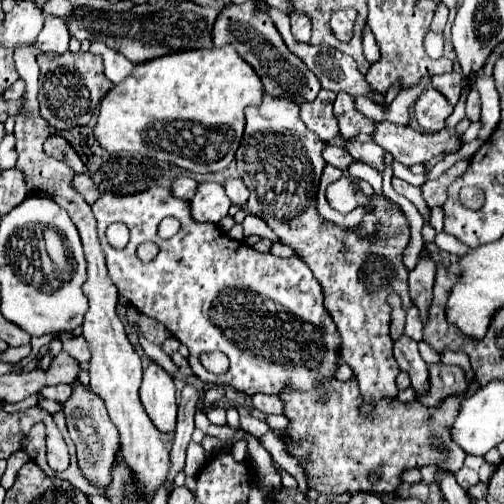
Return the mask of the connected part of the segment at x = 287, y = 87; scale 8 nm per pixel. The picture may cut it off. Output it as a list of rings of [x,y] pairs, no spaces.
[[[245,2],[239,6],[229,4],[225,10],[219,12],[217,22],[213,26],[213,44],[221,46],[221,42],[235,46],[241,58],[245,58],[245,62],[249,62],[253,70],[257,70],[257,76],[261,78],[265,92],[271,96],[289,98],[295,104],[303,104],[311,102],[321,90],[317,76],[311,70],[307,70],[301,58],[287,50],[271,18],[267,14],[257,14],[257,6],[253,2]]]

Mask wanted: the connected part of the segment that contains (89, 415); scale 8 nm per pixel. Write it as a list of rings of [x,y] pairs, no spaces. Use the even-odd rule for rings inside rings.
[[[75,380],[73,394],[63,404],[63,414],[65,414],[65,420],[67,420],[71,440],[77,448],[77,464],[79,464],[81,474],[85,474],[85,480],[91,482],[93,486],[109,488],[113,462],[115,462],[115,456],[119,452],[119,434],[117,434],[117,428],[113,426],[113,422],[107,416],[103,400],[97,394],[87,392],[85,386]]]

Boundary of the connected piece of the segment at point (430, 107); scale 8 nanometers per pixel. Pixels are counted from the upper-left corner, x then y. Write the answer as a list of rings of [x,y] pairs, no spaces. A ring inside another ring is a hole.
[[[429,86],[415,100],[413,112],[423,130],[437,132],[437,130],[445,128],[445,120],[453,114],[453,106],[447,102],[447,98],[441,92],[437,92],[435,88]]]

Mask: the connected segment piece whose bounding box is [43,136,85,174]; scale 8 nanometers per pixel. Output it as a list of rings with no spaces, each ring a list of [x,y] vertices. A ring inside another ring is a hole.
[[[49,136],[45,140],[43,148],[45,148],[45,152],[49,156],[65,162],[75,174],[83,174],[85,172],[85,164],[81,162],[81,158],[73,150],[73,146],[69,146],[69,142],[65,142],[65,138],[61,138],[61,136]]]

